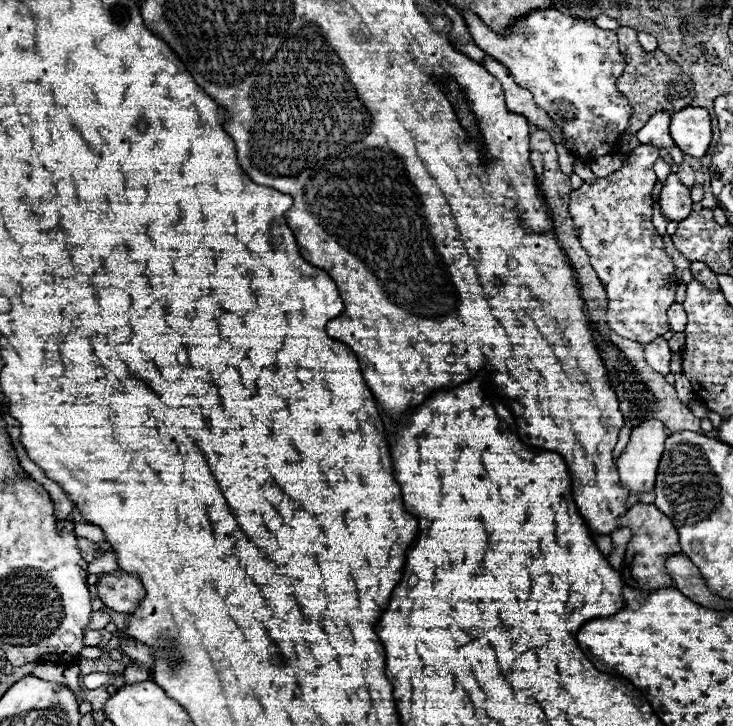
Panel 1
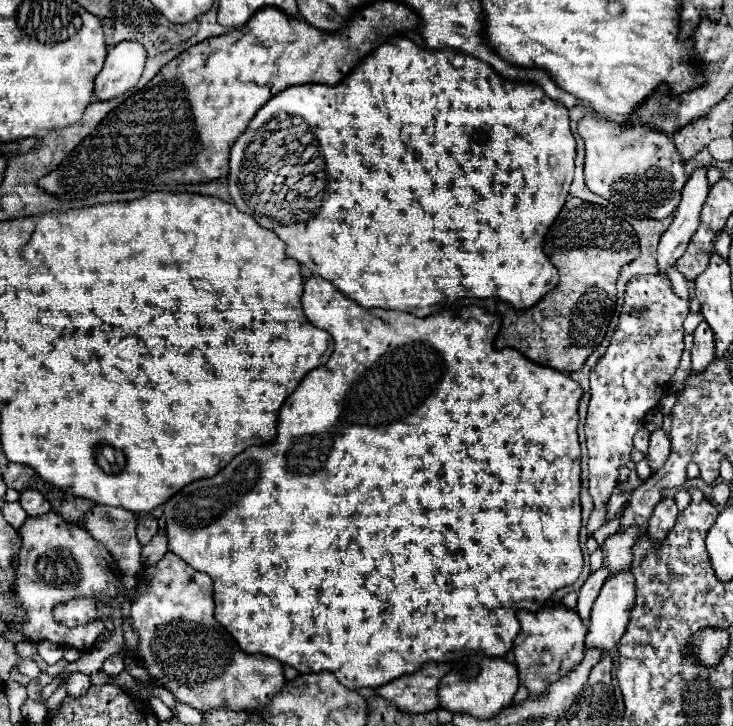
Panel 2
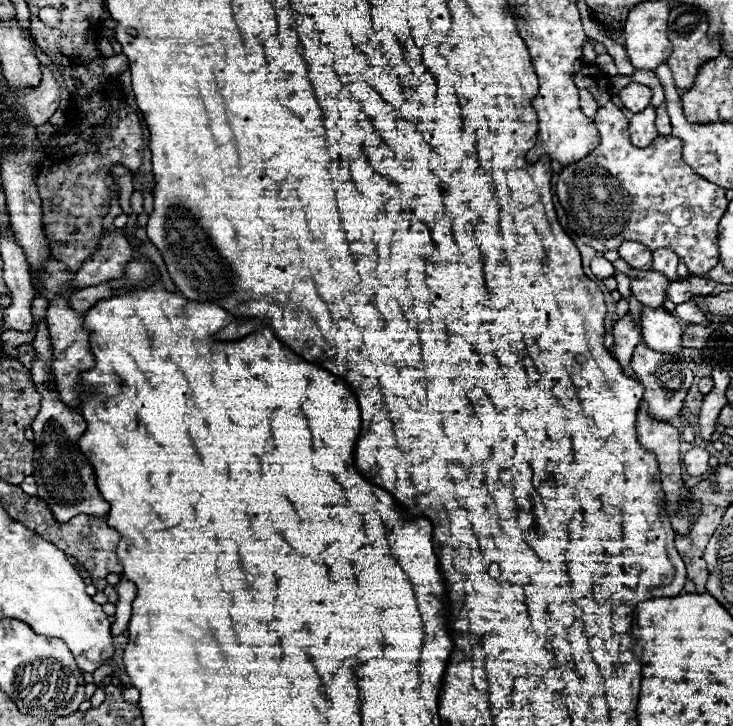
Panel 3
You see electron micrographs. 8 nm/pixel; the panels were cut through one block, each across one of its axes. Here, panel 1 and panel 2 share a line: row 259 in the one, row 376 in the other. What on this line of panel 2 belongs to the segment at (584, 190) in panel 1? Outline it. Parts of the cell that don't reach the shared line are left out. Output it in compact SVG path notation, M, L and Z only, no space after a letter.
M644 274L626 284L624 306L610 346L590 372L590 404L584 426L590 472L588 490L596 506L588 522L590 532L602 526L606 502L618 480L618 468L630 460L632 438L642 428L646 412L658 406L664 386L680 362L684 350L682 322L688 312L688 300L674 294L666 274Z

